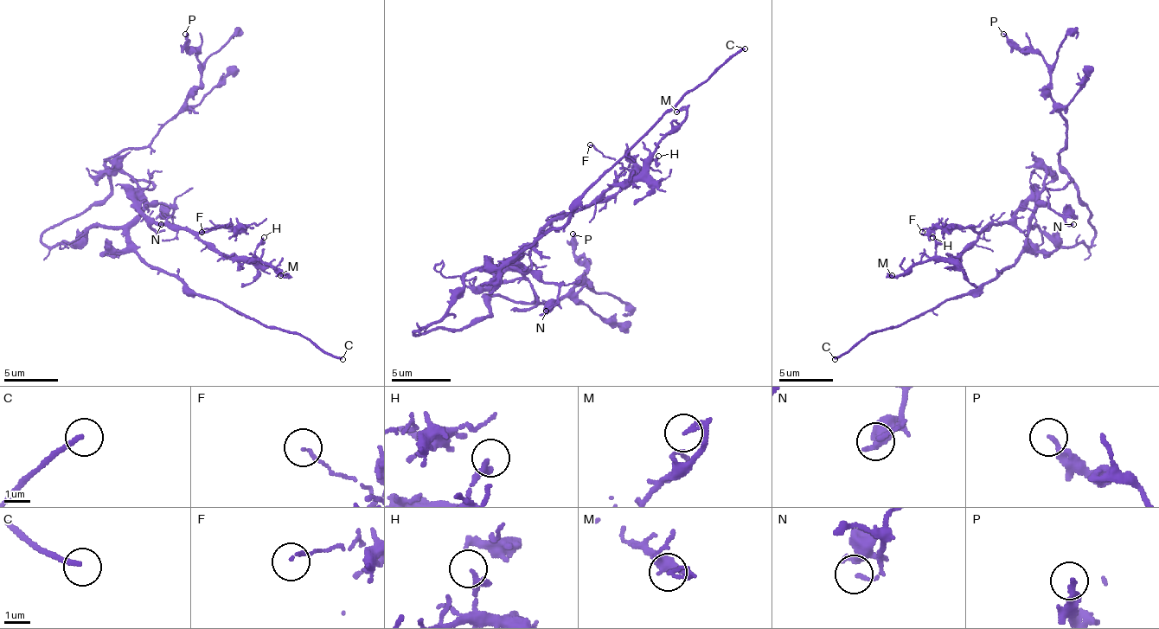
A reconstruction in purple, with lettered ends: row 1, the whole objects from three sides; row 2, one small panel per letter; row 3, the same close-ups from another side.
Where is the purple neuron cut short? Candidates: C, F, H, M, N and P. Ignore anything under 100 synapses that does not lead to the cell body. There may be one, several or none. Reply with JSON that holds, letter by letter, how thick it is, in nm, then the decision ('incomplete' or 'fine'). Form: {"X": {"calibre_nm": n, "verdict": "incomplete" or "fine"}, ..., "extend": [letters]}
{"C": {"calibre_nm": 180, "verdict": "incomplete"}, "F": {"calibre_nm": 120, "verdict": "fine"}, "H": {"calibre_nm": 180, "verdict": "fine"}, "M": {"calibre_nm": 140, "verdict": "fine"}, "N": {"calibre_nm": 130, "verdict": "fine"}, "P": {"calibre_nm": 180, "verdict": "fine"}, "extend": ["C"]}

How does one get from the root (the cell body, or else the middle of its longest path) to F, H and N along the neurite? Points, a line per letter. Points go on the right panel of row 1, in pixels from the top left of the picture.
F: (1027, 234), (1033, 213), (1025, 208), (982, 232), (944, 224), (922, 232)
H: (1027, 234), (1033, 213), (1019, 208), (1006, 221), (992, 224), (959, 256), (941, 259), (932, 237)
N: (1027, 234), (1030, 215), (1044, 205), (1054, 210), (1068, 227), (1073, 224)

